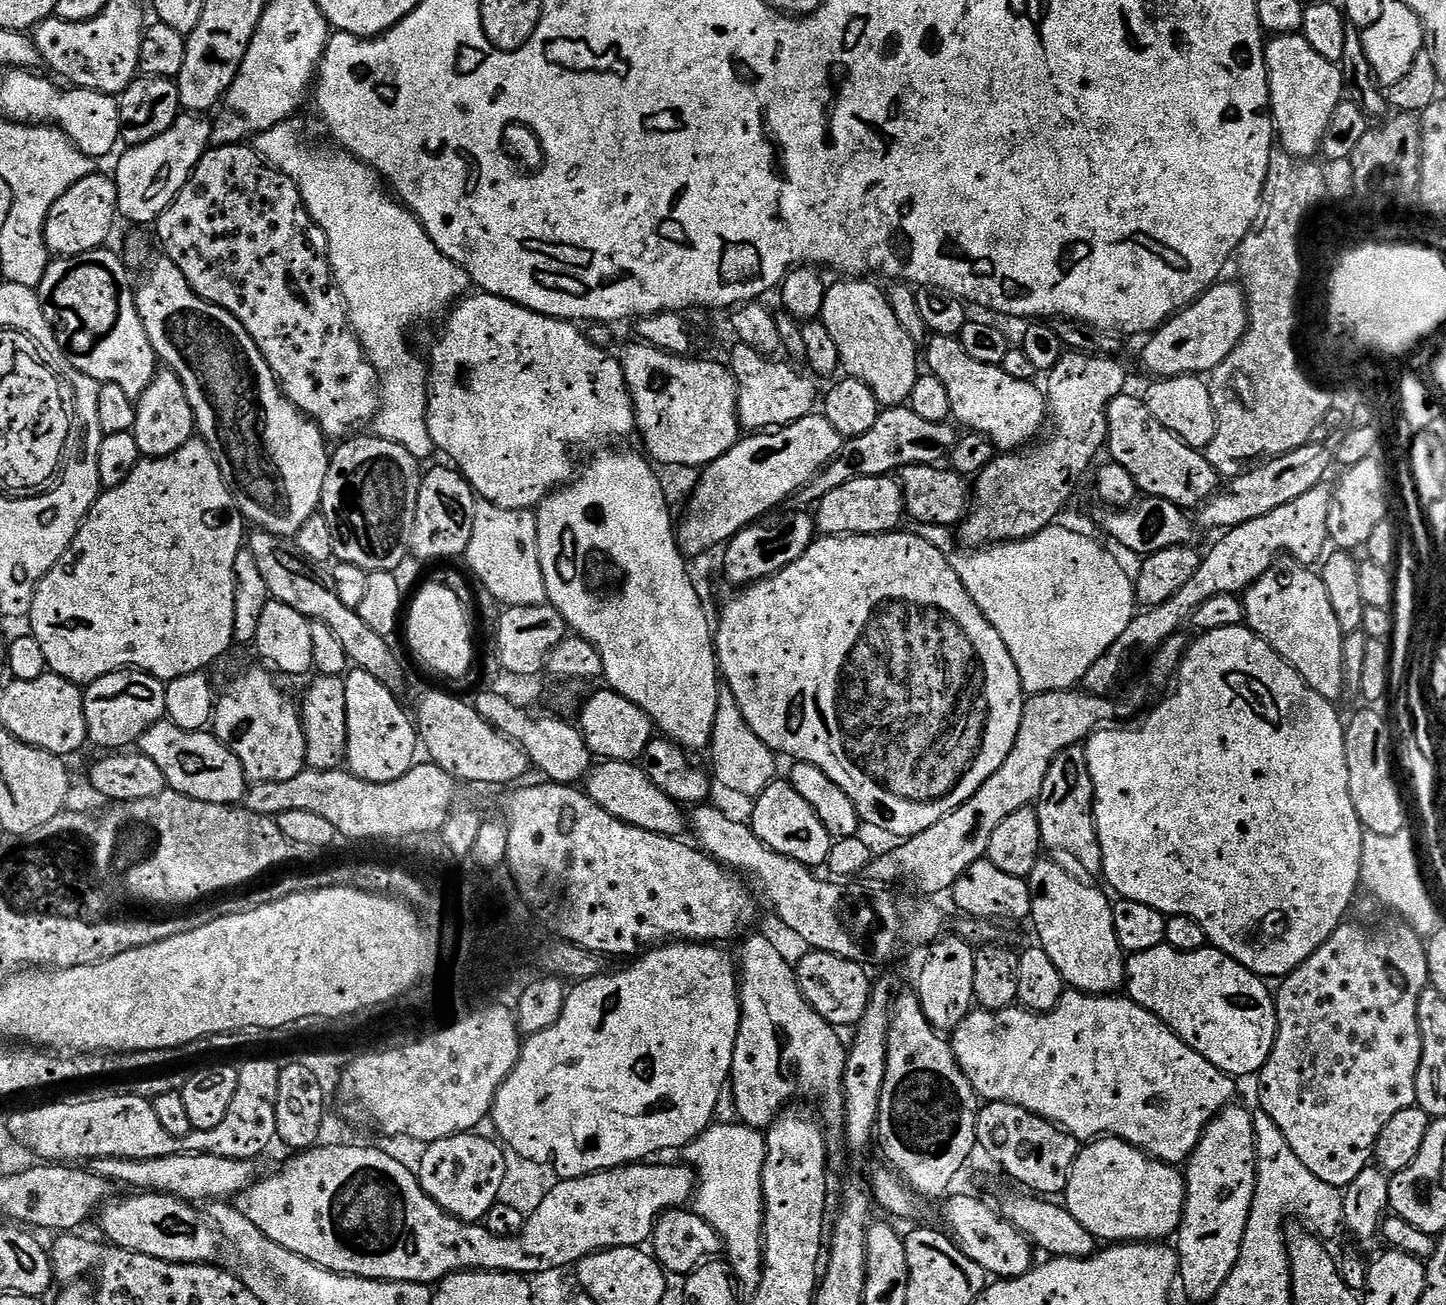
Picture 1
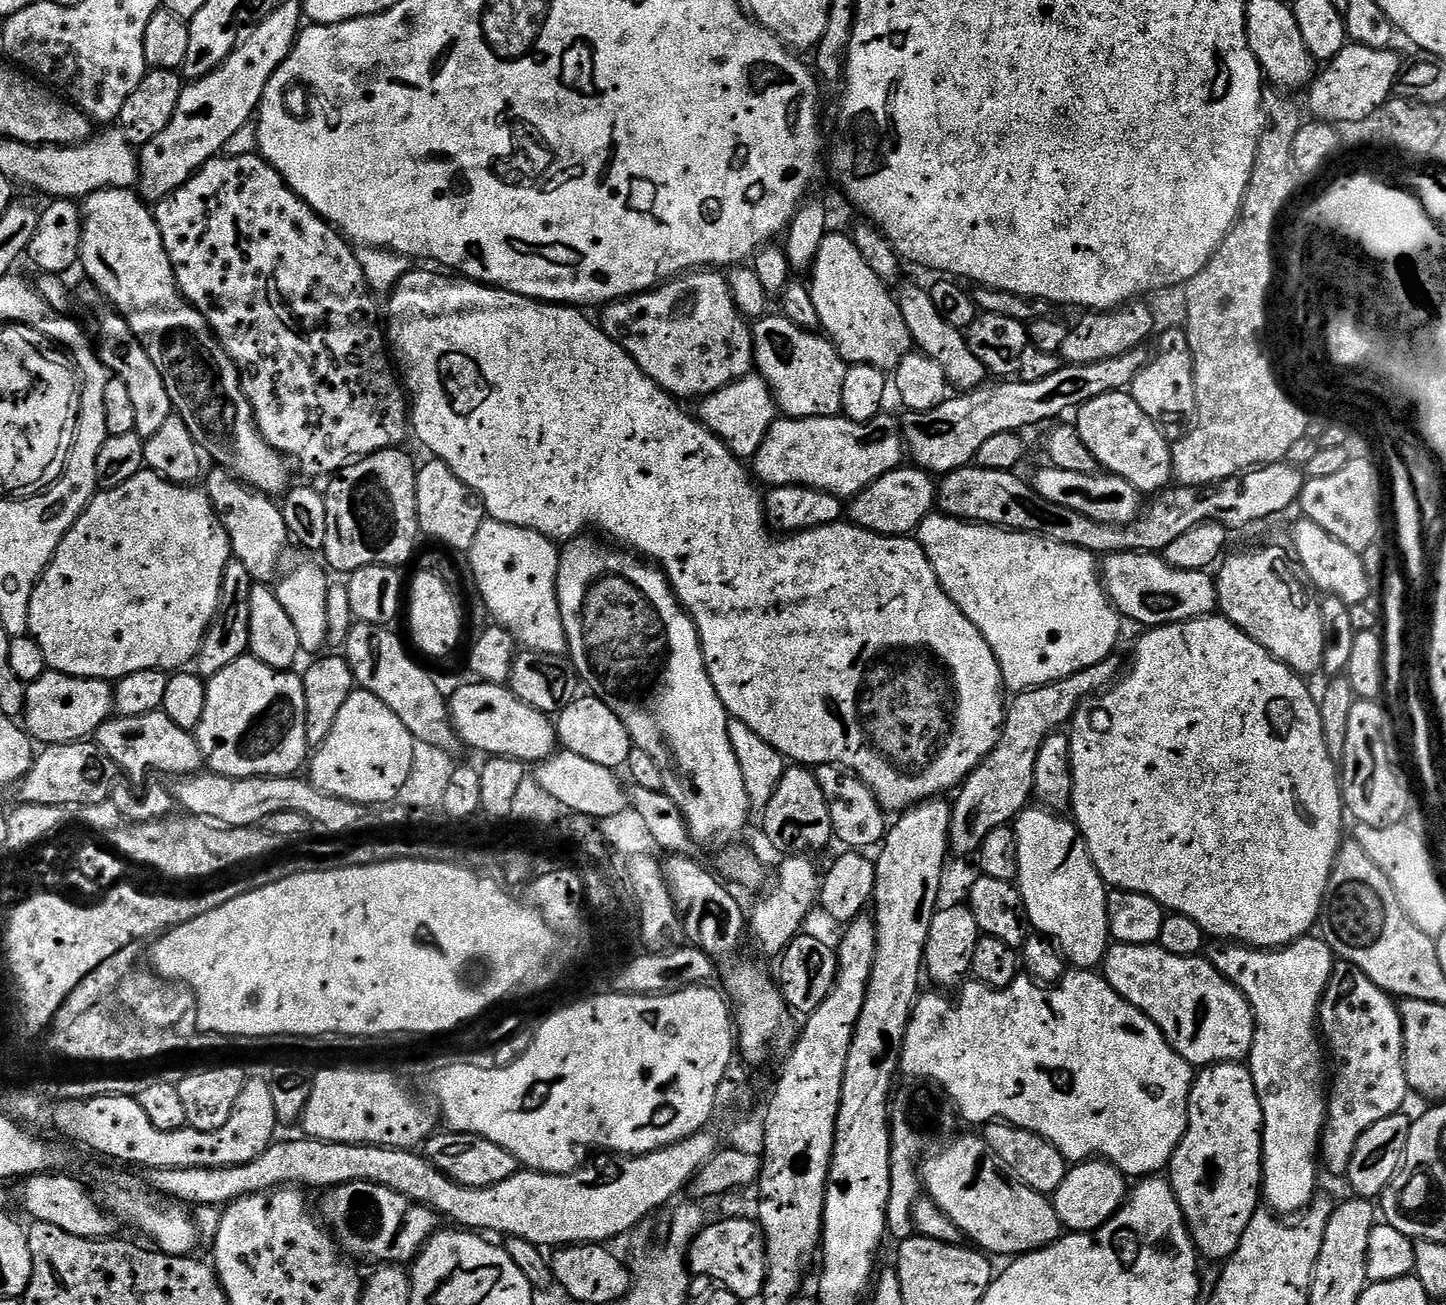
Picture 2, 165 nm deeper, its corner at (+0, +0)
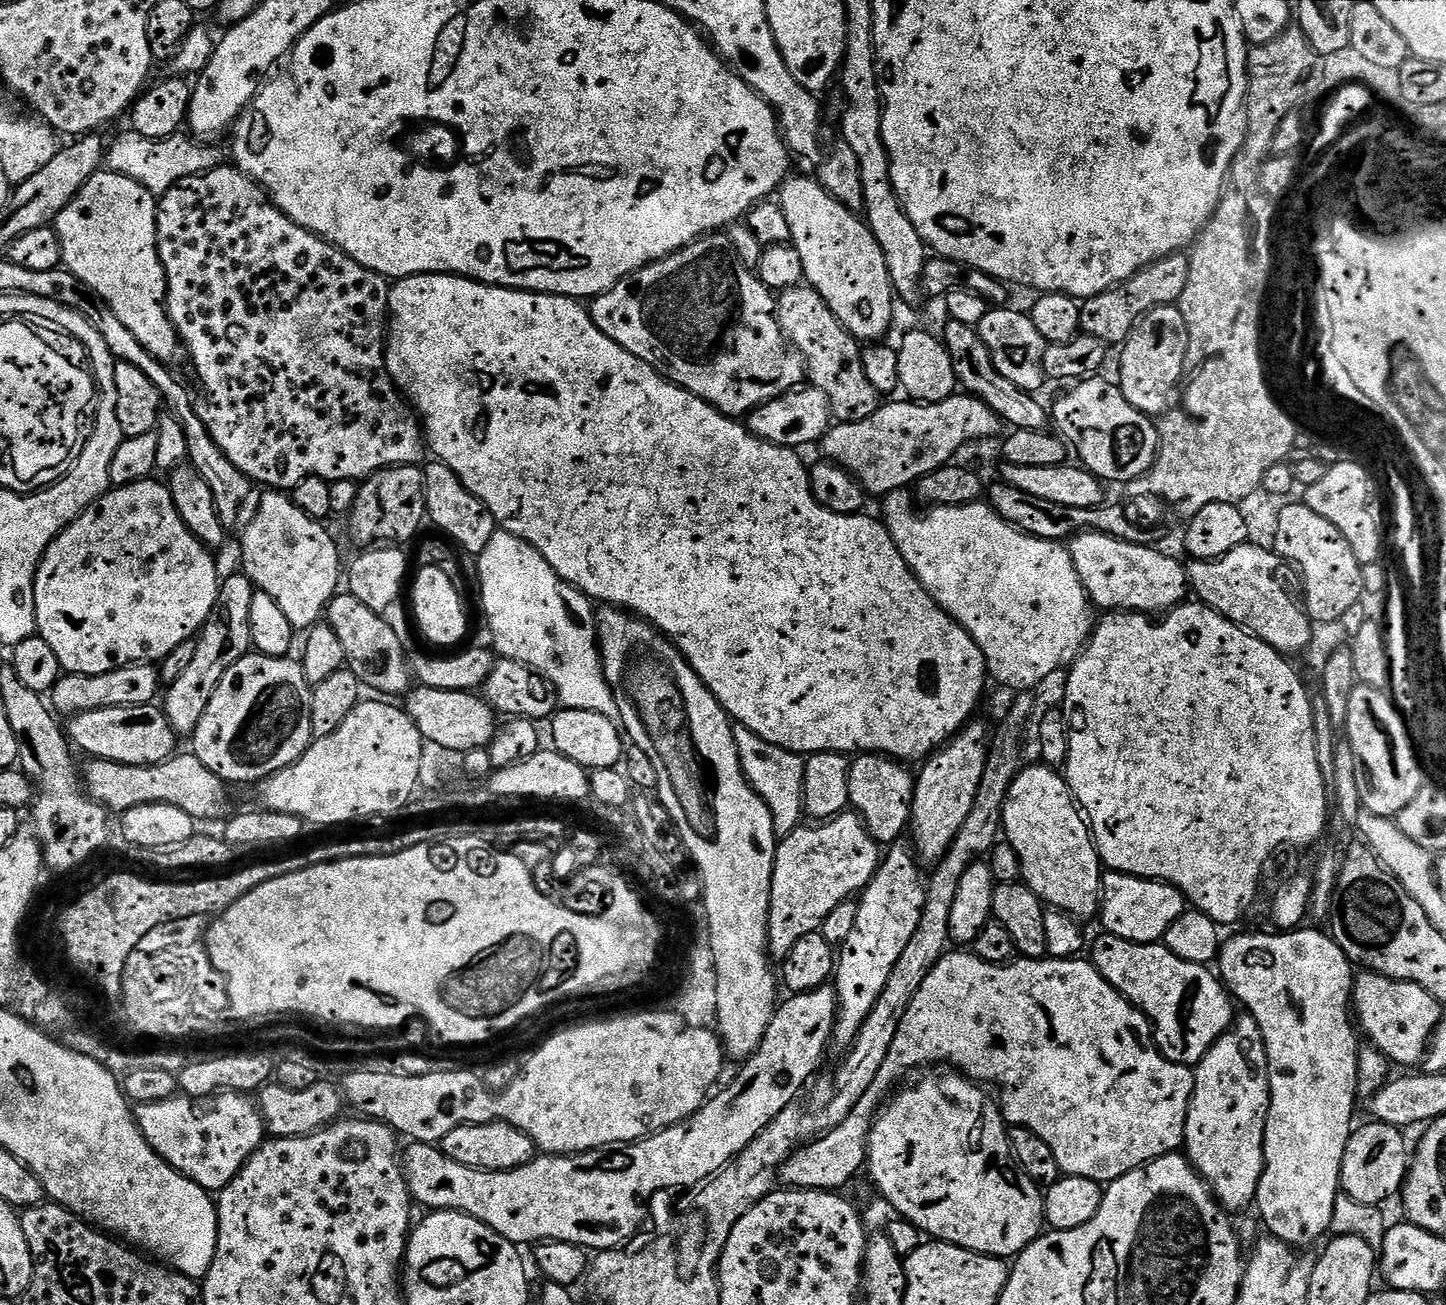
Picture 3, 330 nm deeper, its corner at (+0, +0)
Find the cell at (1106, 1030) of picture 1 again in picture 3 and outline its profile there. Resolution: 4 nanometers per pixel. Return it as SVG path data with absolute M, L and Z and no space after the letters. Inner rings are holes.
M968 950L952 951L945 951L940 961L930 970L930 974L926 974L922 986L918 986L918 994L914 994L914 998L898 1026L898 1034L894 1034L894 1042L890 1042L886 1062L882 1062L882 1070L878 1070L878 1078L874 1078L870 1090L866 1090L866 1094L862 1094L862 1098L856 1103L854 1110L850 1110L846 1122L834 1126L823 1136L818 1136L807 1144L801 1144L795 1152L785 1158L778 1169L778 1180L781 1185L789 1188L843 1189L843 1184L850 1183L865 1167L868 1158L868 1135L876 1113L885 1103L884 1095L888 1091L891 1093L897 1087L895 1084L903 1078L904 1068L920 1068L923 1064L944 1064L940 1066L951 1066L957 1073L967 1076L973 1082L983 1082L985 1085L997 1084L1000 1087L998 1103L1004 1113L1005 1121L1009 1125L1028 1128L1034 1134L1038 1134L1038 1138L1042 1138L1042 1142L1046 1142L1046 1146L1050 1146L1050 1150L1054 1150L1054 1158L1058 1158L1058 1166L1065 1176L1090 1178L1095 1184L1107 1186L1113 1180L1122 1178L1122 1174L1130 1174L1130 1170L1140 1168L1152 1160L1175 1152L1183 1145L1188 1107L1192 1101L1192 1091L1196 1081L1193 1069L1187 1064L1170 1062L1158 1051L1153 1040L1154 1028L1148 1017L1139 1008L1135 1008L1118 990L1114 990L1114 986L1110 986L1106 982L1106 978L1102 978L1102 974L1097 972L1095 964L1084 958L1074 960L1016 958L1010 964L996 965L987 964L986 961L980 960Z

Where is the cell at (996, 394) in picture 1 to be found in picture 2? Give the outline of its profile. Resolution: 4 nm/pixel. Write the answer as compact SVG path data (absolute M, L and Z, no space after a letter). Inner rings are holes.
M901 283L898 288L898 303L902 310L902 319L906 321L906 330L910 330L913 345L919 351L934 358L938 366L946 374L949 385L958 387L960 390L976 389L985 383L986 369L978 358L974 358L974 350L970 350L967 335L961 329L950 326L942 314L938 314L938 306L934 306L934 298L927 287L919 288L916 284Z

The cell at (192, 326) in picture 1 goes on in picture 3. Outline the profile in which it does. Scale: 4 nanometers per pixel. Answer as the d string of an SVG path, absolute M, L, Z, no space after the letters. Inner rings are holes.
M101 170L56 215L54 227L60 239L63 267L108 304L155 360L169 362L181 355L182 345L166 307L168 283L156 249L157 207L157 197L132 178Z

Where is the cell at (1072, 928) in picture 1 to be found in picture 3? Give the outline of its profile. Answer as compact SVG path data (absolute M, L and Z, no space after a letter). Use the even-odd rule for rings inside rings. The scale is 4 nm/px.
M1040 762L1033 768L1021 767L1004 799L1002 832L1018 854L1023 883L1049 909L1066 912L1080 922L1099 913L1100 854L1087 819L1074 803L1067 779L1057 769Z

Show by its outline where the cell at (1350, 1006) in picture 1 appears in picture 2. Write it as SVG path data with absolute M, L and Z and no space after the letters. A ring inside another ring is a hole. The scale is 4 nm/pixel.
M1340 962L1332 969L1332 977L1320 1003L1318 1028L1326 1041L1331 1059L1332 1056L1336 1059L1336 1077L1330 1080L1328 1119L1320 1142L1320 1155L1327 1171L1329 1168L1334 1175L1343 1177L1350 1166L1350 1158L1354 1158L1354 1146L1358 1146L1358 1138L1362 1138L1362 1134L1366 1134L1374 1122L1397 1115L1410 1097L1404 1061L1404 1023L1392 995L1370 982L1370 978L1366 978L1358 966Z

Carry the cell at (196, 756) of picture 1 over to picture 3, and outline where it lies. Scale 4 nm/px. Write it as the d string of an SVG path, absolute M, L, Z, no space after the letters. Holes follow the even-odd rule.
M155 703L78 712L69 715L67 720L66 735L69 741L77 749L80 747L88 758L113 760L130 766L146 766L167 760L177 751L178 737Z

